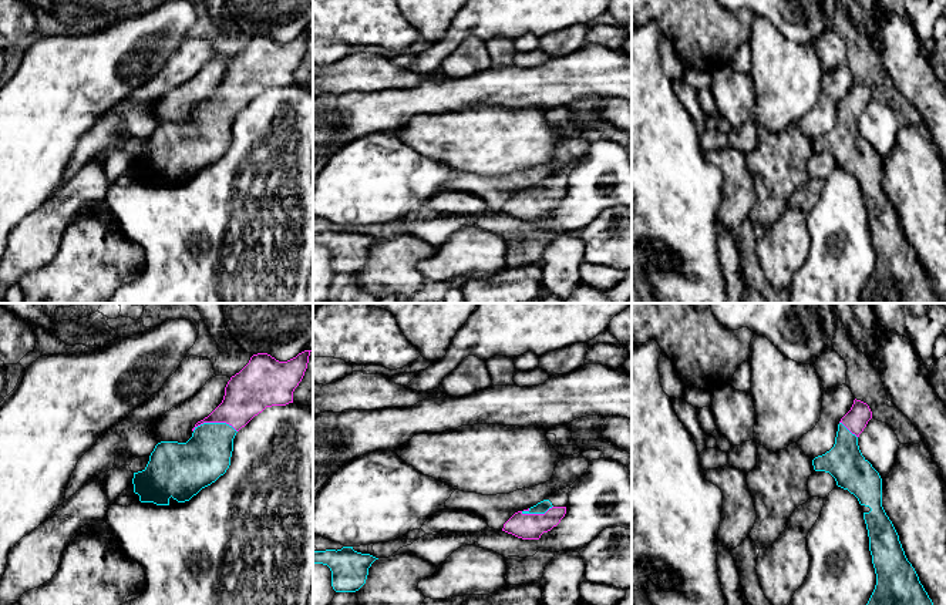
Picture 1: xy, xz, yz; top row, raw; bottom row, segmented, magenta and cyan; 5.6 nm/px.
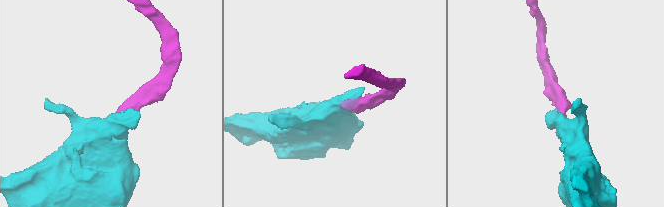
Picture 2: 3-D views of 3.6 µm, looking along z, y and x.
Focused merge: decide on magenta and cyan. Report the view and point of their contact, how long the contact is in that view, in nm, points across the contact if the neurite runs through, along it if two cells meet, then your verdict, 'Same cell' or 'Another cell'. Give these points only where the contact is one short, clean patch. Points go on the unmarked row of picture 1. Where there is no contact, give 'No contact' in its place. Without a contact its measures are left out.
Touches magenta at xy (215, 103). Shared border 260 nm. Path across: xy (248, 74), (215, 103), (211, 128), (199, 143). Same cell

